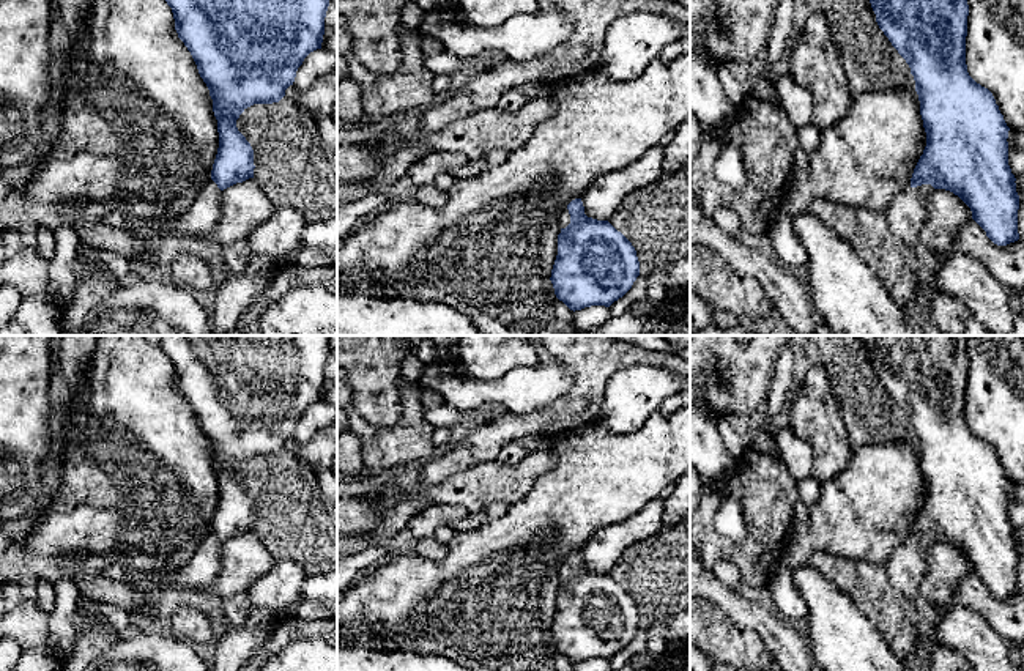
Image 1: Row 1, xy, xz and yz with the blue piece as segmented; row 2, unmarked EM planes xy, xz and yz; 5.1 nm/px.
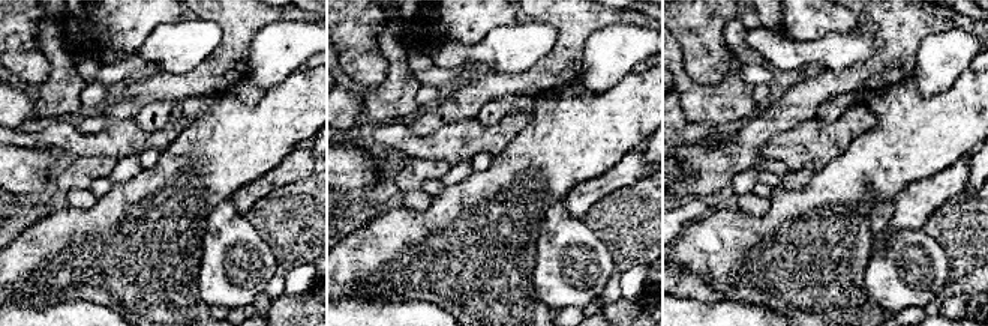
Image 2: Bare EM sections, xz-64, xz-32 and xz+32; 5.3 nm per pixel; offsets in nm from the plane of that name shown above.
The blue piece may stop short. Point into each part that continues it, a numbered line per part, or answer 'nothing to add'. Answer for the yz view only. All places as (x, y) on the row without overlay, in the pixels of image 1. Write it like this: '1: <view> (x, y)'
1: yz (905, 566)

